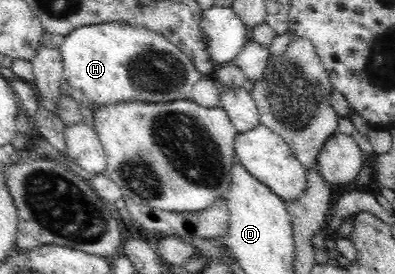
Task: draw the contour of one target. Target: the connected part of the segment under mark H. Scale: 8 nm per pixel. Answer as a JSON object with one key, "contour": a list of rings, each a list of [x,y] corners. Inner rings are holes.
{"contour":[[[105,23],[76,27],[59,39],[57,50],[62,58],[62,80],[70,85],[68,96],[78,105],[87,105],[92,111],[126,102],[157,104],[190,99],[194,84],[201,78],[188,56],[178,47],[138,26]]]}

